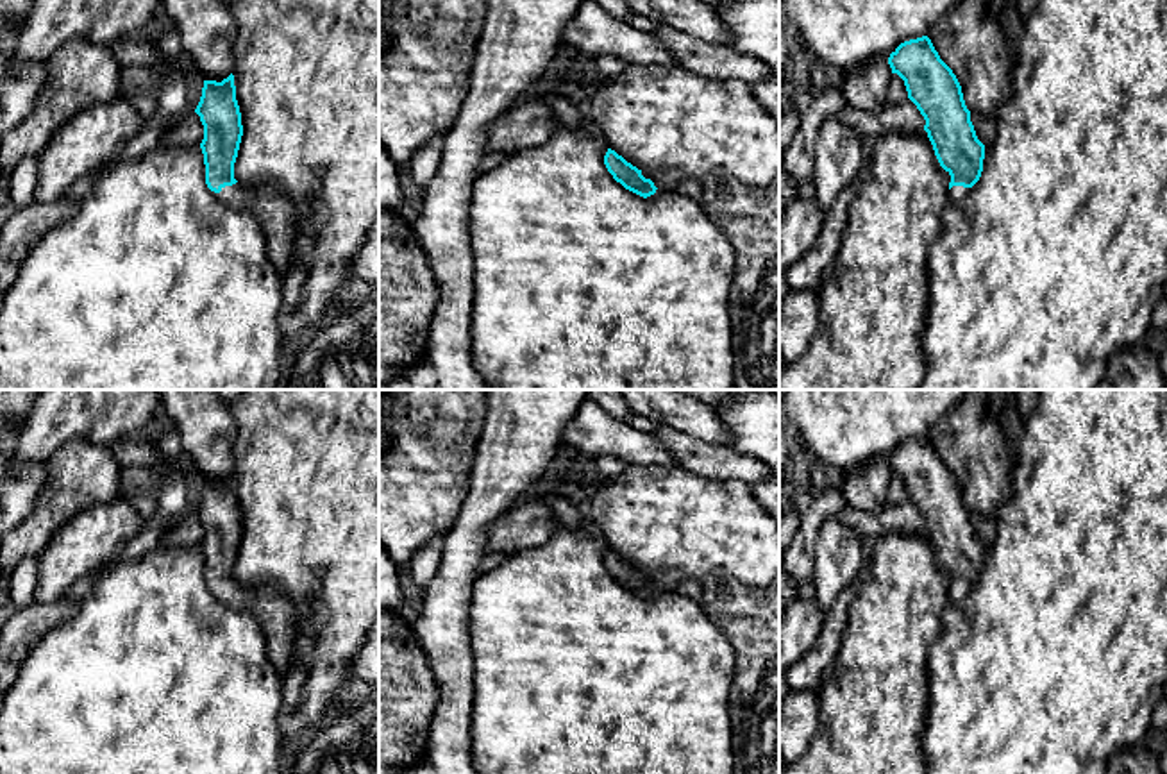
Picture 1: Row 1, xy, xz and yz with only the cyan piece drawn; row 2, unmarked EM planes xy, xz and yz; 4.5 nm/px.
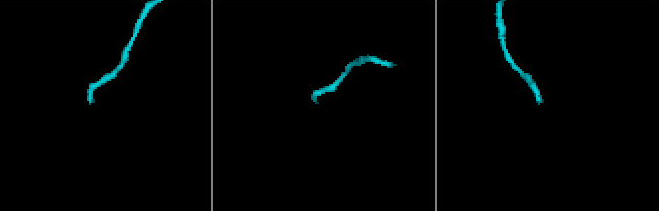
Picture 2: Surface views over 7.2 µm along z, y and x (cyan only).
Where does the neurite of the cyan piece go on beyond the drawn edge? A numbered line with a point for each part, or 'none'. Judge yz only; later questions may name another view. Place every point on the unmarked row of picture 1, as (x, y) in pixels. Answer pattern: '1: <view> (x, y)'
1: yz (957, 594)

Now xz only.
1: xz (669, 580)

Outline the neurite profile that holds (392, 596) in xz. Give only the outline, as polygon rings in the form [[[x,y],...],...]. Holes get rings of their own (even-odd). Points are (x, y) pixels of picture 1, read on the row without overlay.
[[[379,542],[379,608],[397,610],[406,601],[407,597],[400,585],[399,565]]]

